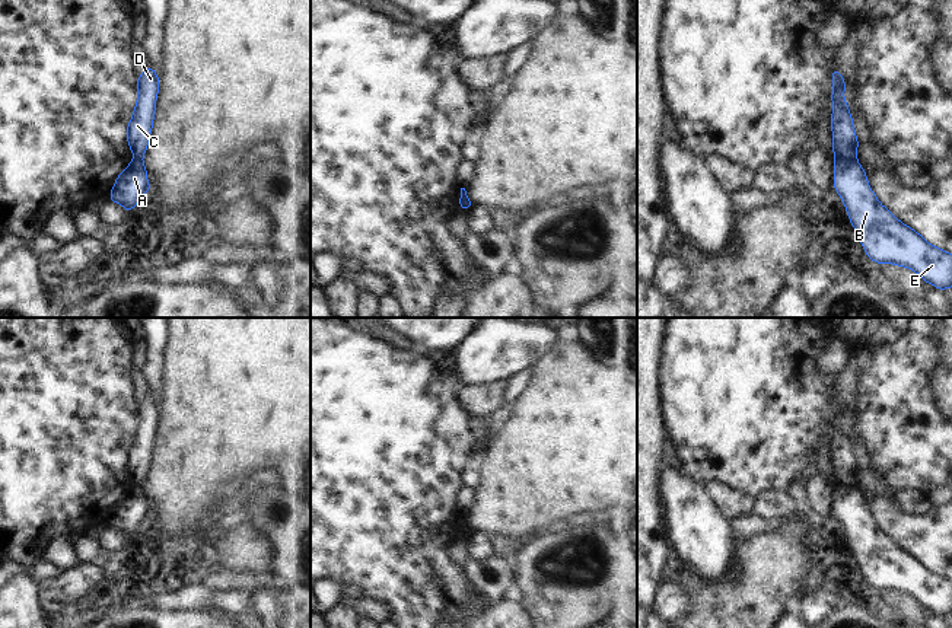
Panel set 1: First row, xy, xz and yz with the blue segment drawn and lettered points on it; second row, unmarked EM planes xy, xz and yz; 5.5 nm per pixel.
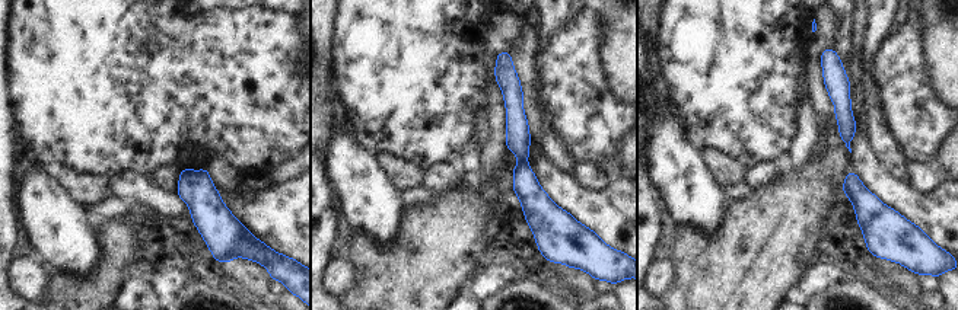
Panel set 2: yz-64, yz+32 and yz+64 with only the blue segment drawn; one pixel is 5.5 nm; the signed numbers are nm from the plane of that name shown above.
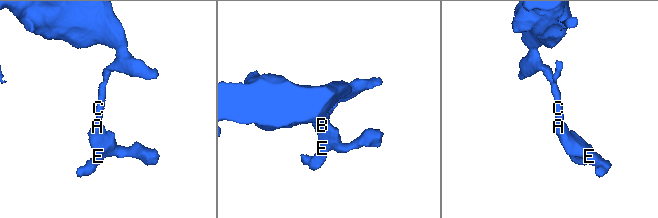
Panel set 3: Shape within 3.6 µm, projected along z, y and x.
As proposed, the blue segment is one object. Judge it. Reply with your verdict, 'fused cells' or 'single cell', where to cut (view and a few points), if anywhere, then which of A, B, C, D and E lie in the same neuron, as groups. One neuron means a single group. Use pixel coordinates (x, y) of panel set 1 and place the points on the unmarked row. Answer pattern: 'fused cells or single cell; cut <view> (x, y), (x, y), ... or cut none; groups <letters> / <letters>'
fused cells; cut yz (837, 483), (855, 487); groups A B E / C D

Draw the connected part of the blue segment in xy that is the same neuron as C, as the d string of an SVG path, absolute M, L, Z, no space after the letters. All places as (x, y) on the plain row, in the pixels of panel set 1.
M147 390L146 396L137 404L137 428L127 452L127 469L134 485L143 485L147 476L157 420L159 401Z

